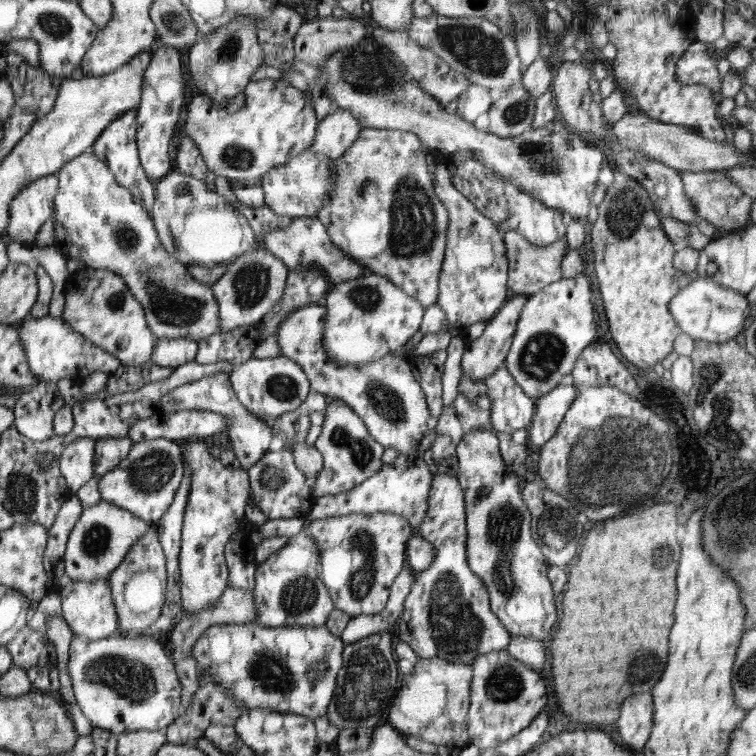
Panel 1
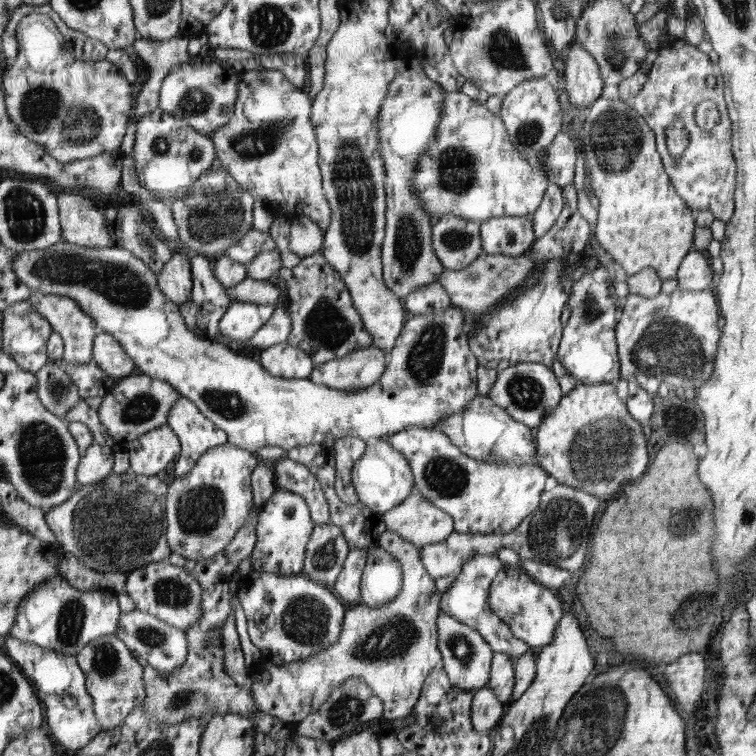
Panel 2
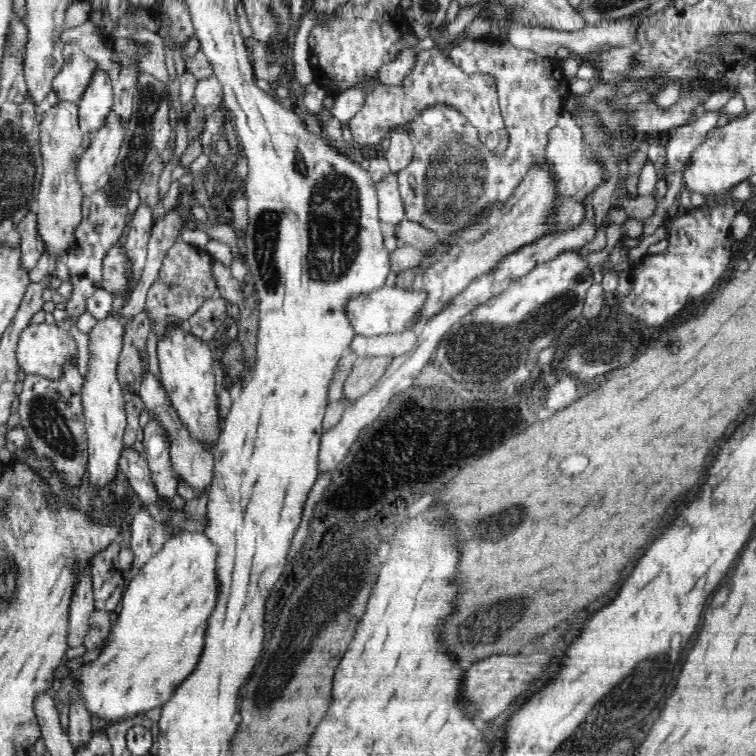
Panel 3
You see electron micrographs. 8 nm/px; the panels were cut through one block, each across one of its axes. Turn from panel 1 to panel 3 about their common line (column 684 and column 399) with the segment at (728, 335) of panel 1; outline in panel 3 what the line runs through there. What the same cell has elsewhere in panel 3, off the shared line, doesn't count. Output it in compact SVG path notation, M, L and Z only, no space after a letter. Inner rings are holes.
M384 286L379 290L353 297L346 306L347 316L356 335L383 336L404 332L415 327L427 300L426 292L405 290L398 286Z

